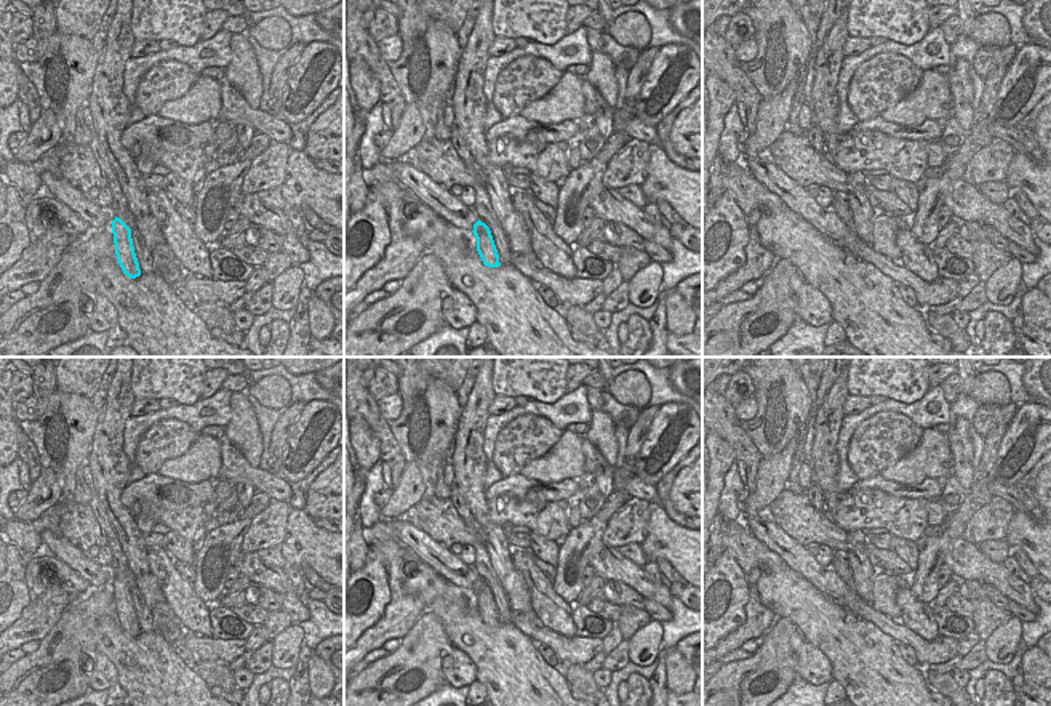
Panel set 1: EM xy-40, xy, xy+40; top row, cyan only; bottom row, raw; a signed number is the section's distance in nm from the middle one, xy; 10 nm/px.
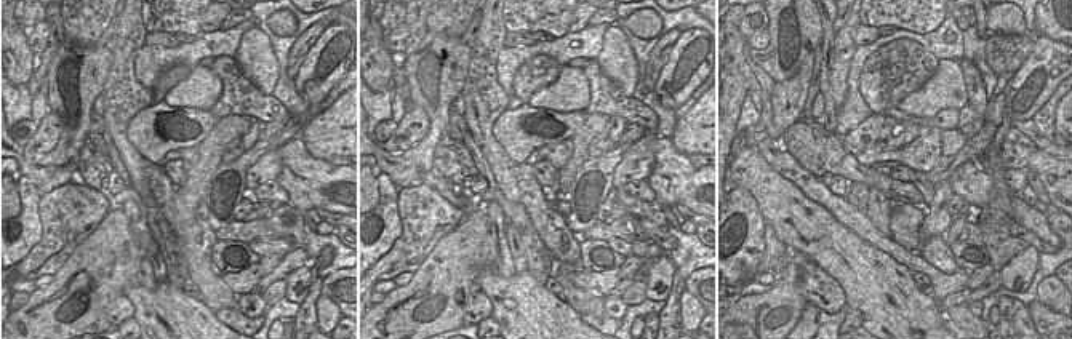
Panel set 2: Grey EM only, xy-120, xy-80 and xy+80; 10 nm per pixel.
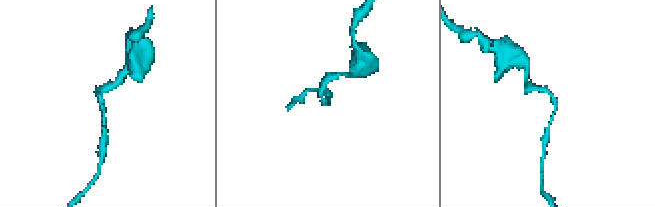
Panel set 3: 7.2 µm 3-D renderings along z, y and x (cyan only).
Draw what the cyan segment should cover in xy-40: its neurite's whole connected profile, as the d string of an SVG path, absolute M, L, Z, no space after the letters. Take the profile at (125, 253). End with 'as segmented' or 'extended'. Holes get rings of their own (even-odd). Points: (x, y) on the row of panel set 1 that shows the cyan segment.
M115 216L112 221L112 234L115 255L123 274L126 274L130 279L139 277L141 269L133 247L131 229Z; as segmented

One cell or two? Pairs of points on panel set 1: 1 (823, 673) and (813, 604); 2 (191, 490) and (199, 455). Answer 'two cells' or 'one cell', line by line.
1: two cells
2: two cells

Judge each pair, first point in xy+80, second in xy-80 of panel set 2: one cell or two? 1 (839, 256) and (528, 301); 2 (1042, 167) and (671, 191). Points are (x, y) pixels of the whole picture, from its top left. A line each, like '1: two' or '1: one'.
1: one
2: one

